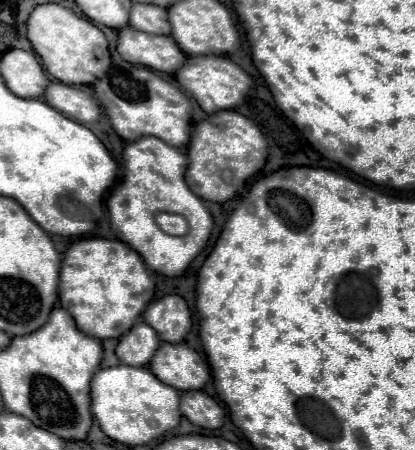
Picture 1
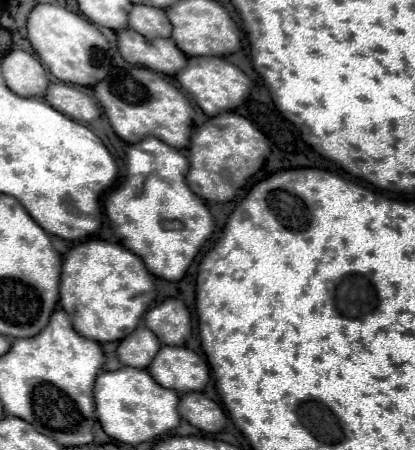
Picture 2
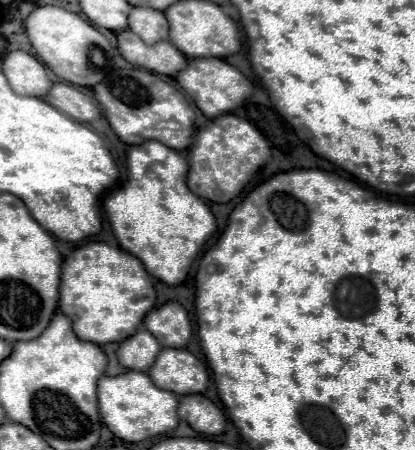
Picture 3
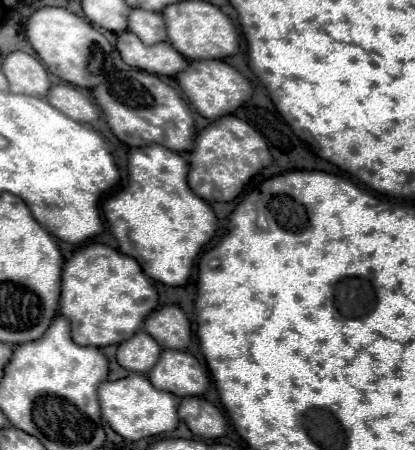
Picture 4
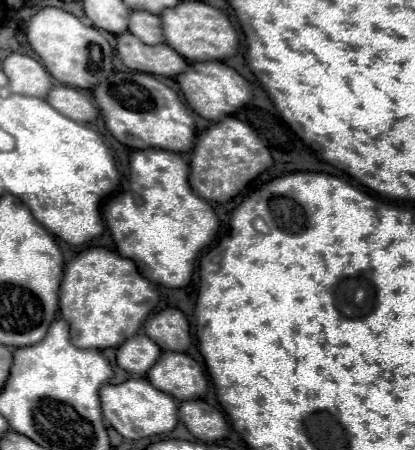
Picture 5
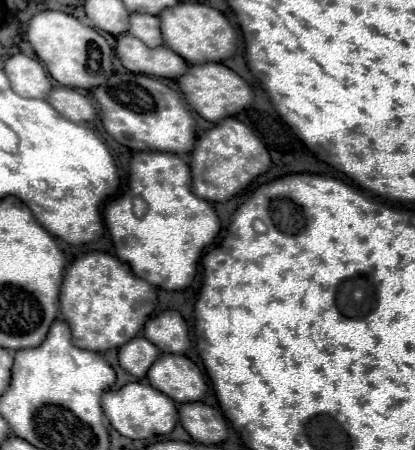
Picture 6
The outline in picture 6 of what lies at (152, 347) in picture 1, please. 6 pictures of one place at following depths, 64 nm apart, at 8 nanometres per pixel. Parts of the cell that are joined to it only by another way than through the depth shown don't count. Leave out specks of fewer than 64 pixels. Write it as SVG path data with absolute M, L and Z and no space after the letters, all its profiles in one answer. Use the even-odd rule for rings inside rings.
M136 336L128 344L120 346L118 360L128 374L132 374L134 378L144 378L148 368L156 362L158 354L158 348L150 340L146 340L144 336Z

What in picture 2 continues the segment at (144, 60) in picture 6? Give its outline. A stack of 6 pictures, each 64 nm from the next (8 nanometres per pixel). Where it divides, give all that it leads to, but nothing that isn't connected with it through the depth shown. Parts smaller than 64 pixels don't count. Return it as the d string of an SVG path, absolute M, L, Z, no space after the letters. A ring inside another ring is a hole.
M124 28L118 32L118 50L126 62L144 66L168 76L174 76L176 72L180 72L188 62L188 58L176 48L174 40L160 38L148 44L138 32L130 28Z

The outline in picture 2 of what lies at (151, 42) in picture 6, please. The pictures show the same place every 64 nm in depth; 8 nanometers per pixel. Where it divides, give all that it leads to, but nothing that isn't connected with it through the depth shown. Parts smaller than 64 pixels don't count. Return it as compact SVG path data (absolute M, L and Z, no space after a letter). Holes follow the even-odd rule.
M136 4L132 8L130 18L128 18L128 26L148 40L170 38L170 30L172 30L164 10L148 8L148 6L140 6L140 4Z

